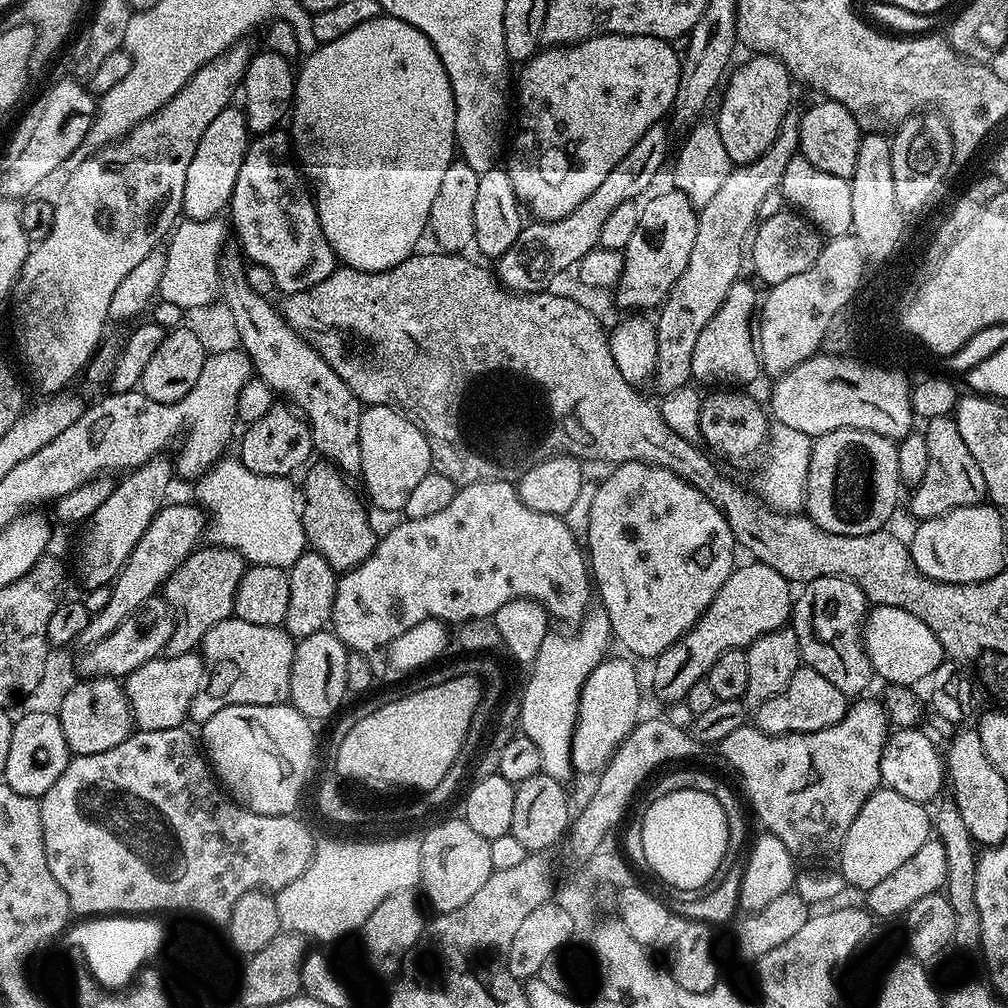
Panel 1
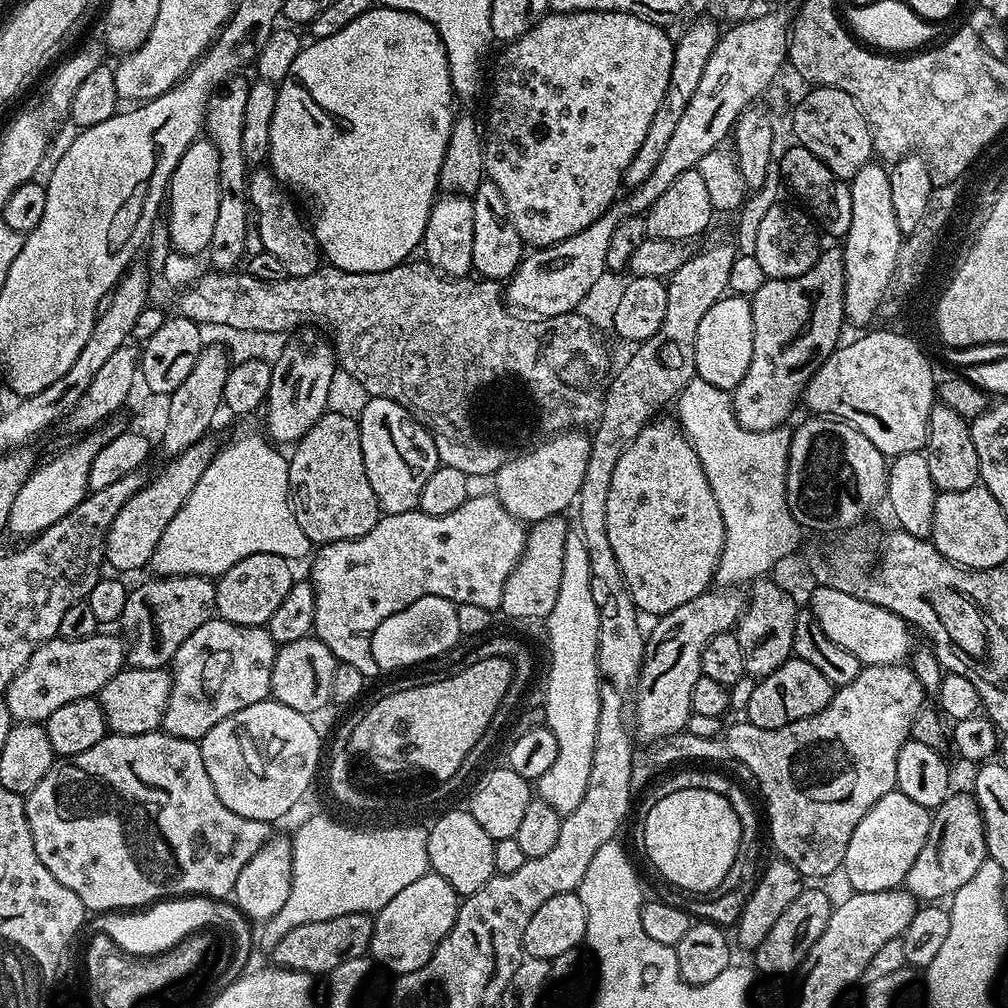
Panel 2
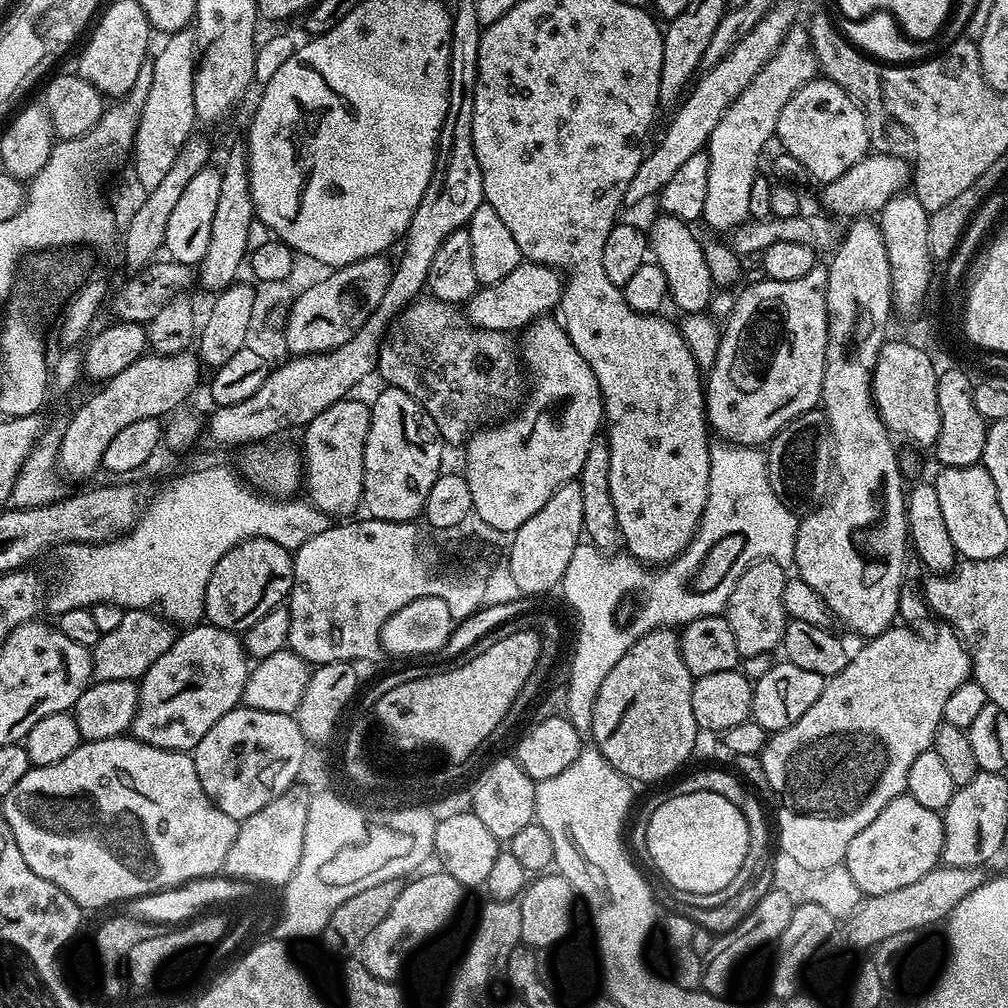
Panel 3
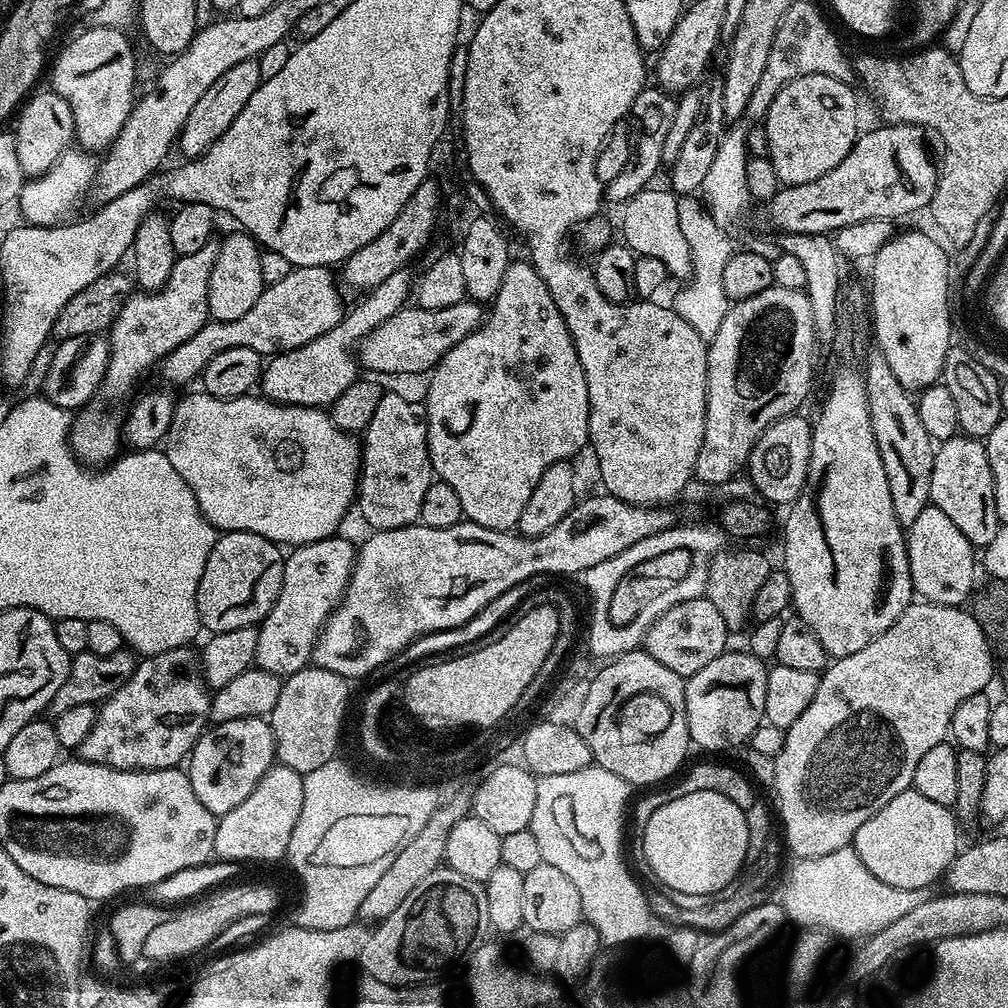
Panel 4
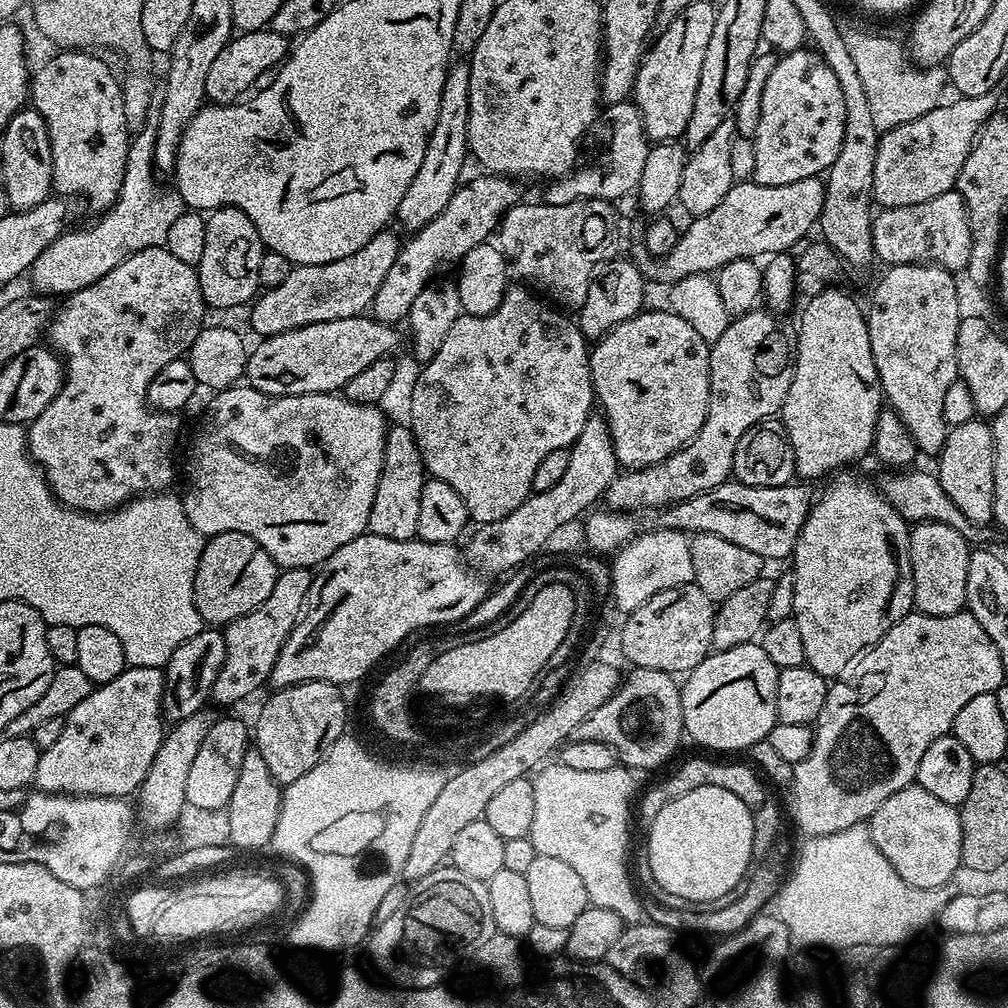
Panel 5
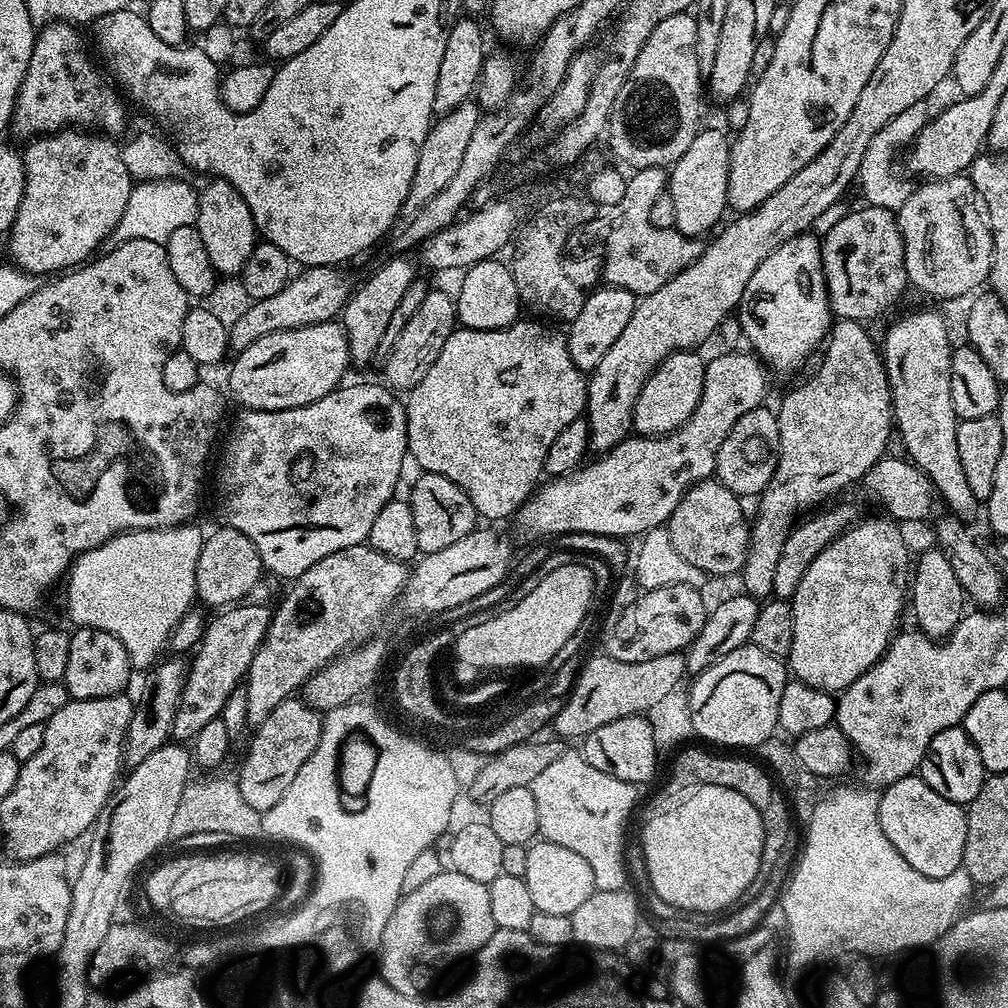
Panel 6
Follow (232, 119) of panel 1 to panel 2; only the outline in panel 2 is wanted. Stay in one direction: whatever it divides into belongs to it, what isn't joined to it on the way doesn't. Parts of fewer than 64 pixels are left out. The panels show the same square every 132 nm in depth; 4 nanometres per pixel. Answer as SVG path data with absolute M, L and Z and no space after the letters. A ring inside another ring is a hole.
M198 138L182 154L168 183L166 216L168 236L177 253L199 257L207 249L214 222L218 219L218 150L207 138ZM200 252L200 254L199 254Z

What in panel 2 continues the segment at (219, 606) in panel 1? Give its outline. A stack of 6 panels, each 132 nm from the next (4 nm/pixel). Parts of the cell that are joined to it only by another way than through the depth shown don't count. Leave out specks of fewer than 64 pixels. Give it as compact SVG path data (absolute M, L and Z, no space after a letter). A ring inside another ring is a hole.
M165 576L151 579L146 581L145 584L138 585L137 588L133 587L129 591L126 598L126 610L122 610L118 621L119 627L124 627L122 636L126 641L126 660L133 668L164 668L171 665L174 654L178 654L178 646L182 646L182 642L186 642L186 638L190 638L190 634L194 634L194 630L198 630L198 626L202 626L207 620L213 619L216 610L216 585L207 576Z

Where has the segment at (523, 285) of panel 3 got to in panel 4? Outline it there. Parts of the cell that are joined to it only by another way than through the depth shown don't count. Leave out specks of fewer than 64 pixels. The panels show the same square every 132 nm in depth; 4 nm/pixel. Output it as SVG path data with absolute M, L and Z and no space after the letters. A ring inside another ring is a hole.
M467 298L459 300L454 306L442 306L442 310L437 312L419 306L402 307L398 310L398 314L386 318L386 322L382 322L382 326L378 326L369 336L365 336L361 340L358 349L359 367L361 369L369 368L372 371L369 373L372 374L385 372L388 376L412 376L415 372L431 373L432 369L436 367L436 363L447 352L454 346L458 346L458 342L462 342L462 338L466 338L466 334L473 332L483 322L485 315L485 309L477 301Z

